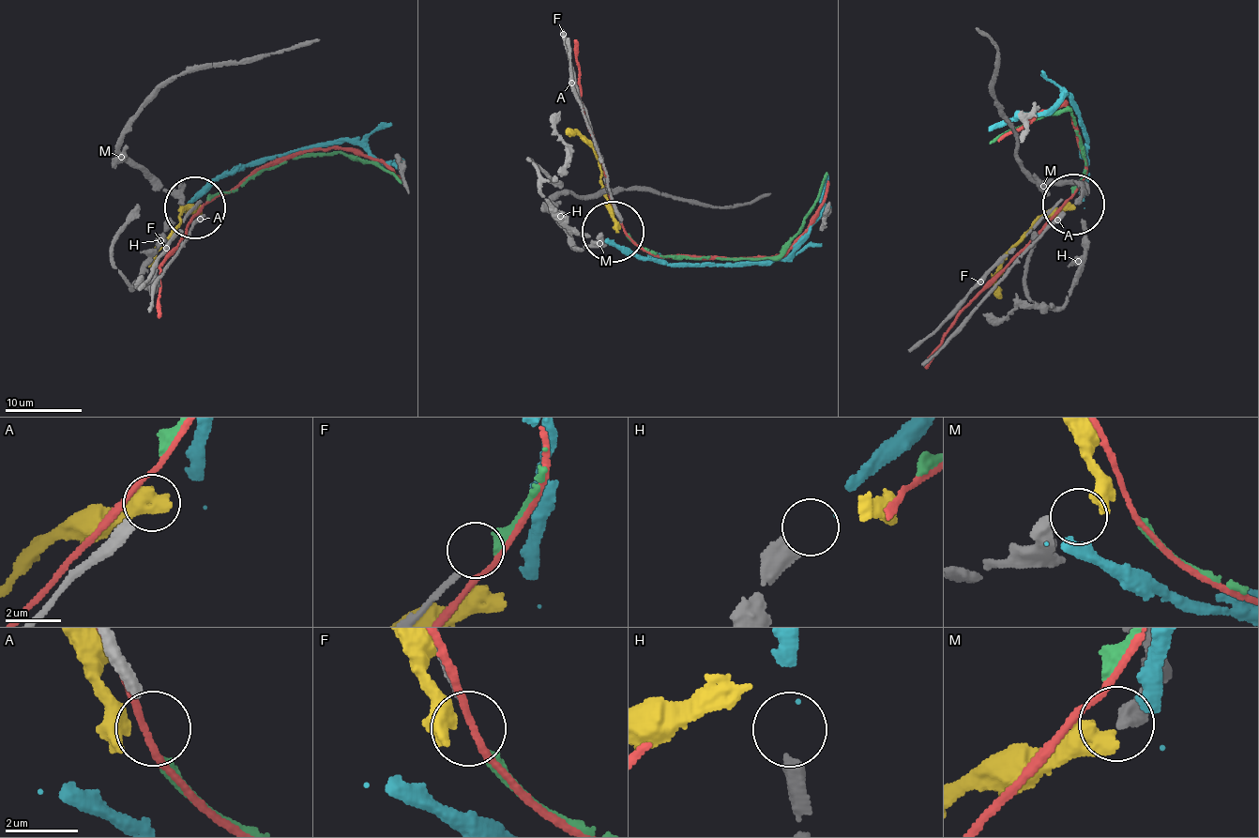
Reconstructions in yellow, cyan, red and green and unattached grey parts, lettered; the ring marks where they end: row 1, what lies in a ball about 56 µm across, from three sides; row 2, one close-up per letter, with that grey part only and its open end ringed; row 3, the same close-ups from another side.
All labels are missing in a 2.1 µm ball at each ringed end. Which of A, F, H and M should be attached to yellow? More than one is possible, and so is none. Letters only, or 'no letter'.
M

